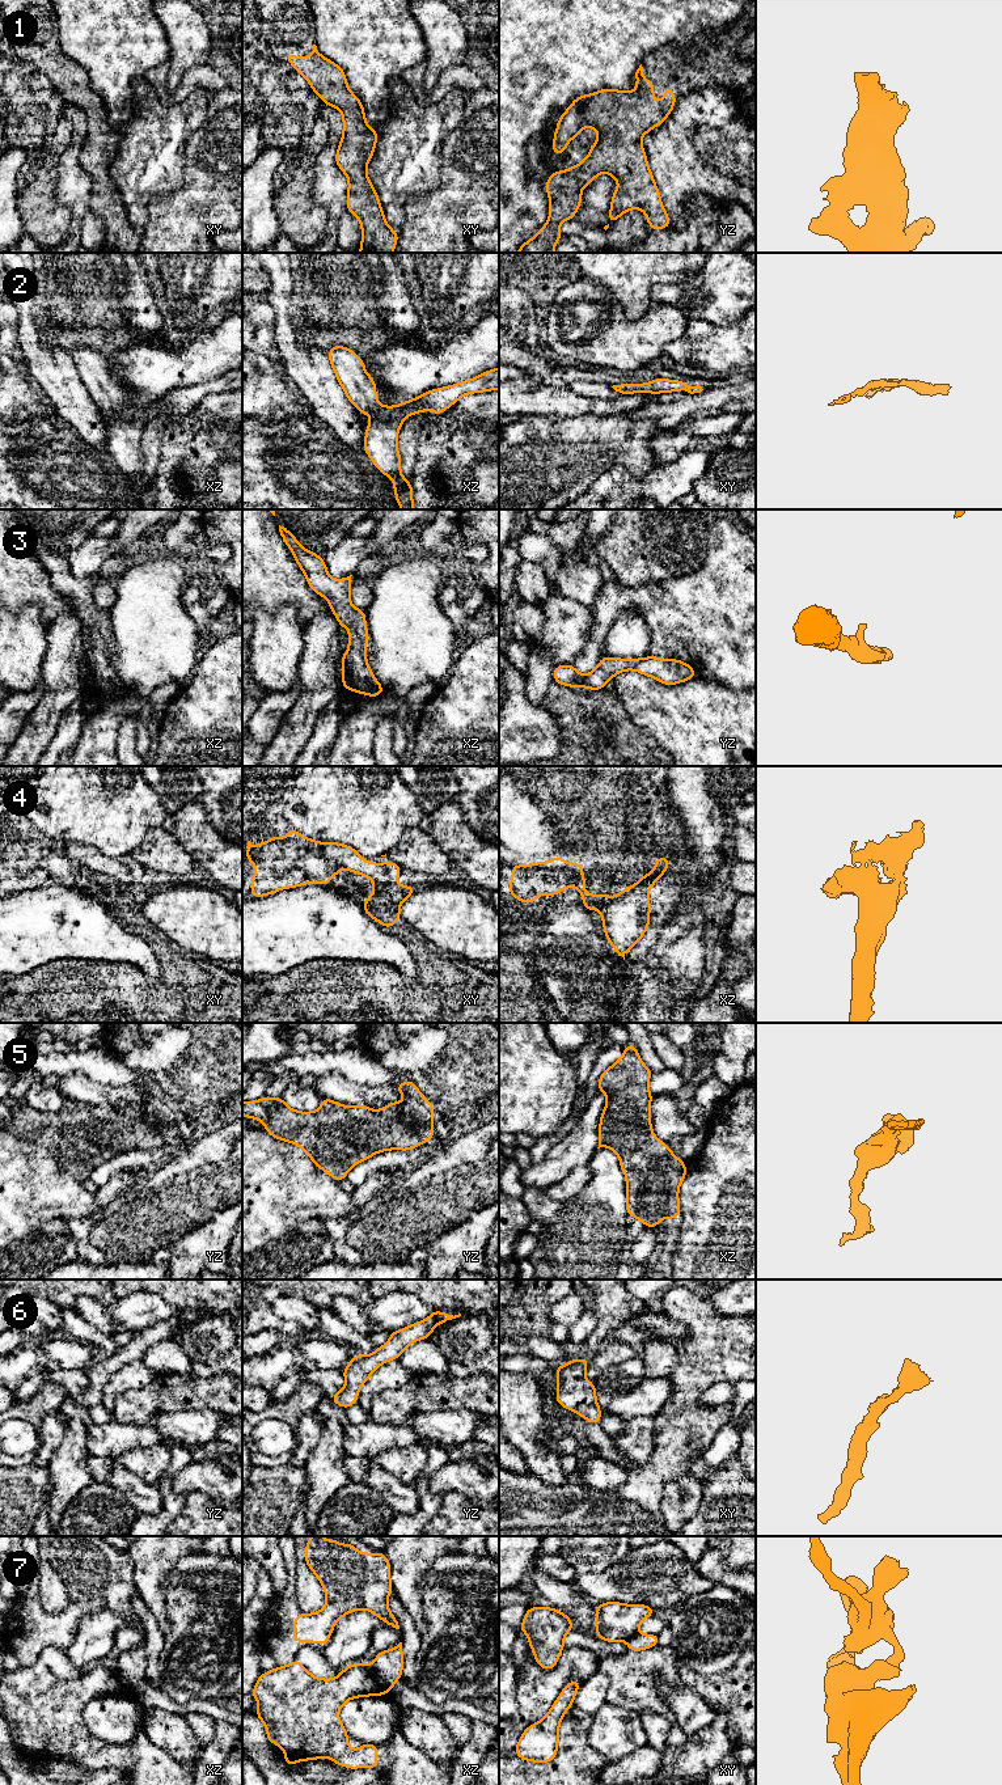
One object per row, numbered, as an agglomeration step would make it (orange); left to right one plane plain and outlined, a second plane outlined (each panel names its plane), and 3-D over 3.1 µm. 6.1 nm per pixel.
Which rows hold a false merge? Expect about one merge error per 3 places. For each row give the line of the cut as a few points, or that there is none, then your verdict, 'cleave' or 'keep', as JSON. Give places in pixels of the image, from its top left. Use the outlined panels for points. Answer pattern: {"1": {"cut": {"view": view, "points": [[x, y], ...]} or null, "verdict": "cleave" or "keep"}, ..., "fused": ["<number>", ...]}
{"1": {"cut": null, "verdict": "keep"}, "2": {"cut": null, "verdict": "keep"}, "3": {"cut": null, "verdict": "keep"}, "4": {"cut": null, "verdict": "keep"}, "5": {"cut": null, "verdict": "keep"}, "6": {"cut": null, "verdict": "keep"}, "7": {"cut": {"view": "xz", "points": [[370, 1666], [388, 1691]]}, "verdict": "cleave"}, "fused": ["7"]}

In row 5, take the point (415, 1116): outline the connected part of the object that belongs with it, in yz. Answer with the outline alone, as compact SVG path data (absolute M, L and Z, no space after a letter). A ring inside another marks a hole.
M403 1080L396 1088L406 1100L393 1101L379 1111L365 1105L346 1107L324 1097L316 1112L299 1112L289 1108L282 1096L263 1096L258 1101L242 1101L242 1114L246 1118L258 1118L274 1138L301 1147L318 1168L341 1181L354 1166L375 1154L388 1150L407 1151L432 1139L432 1103L423 1097L414 1082Z

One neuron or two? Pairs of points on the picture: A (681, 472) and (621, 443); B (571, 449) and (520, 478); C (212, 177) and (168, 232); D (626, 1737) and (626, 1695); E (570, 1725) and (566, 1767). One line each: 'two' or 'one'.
A: two
B: one
C: one
D: two
E: one

